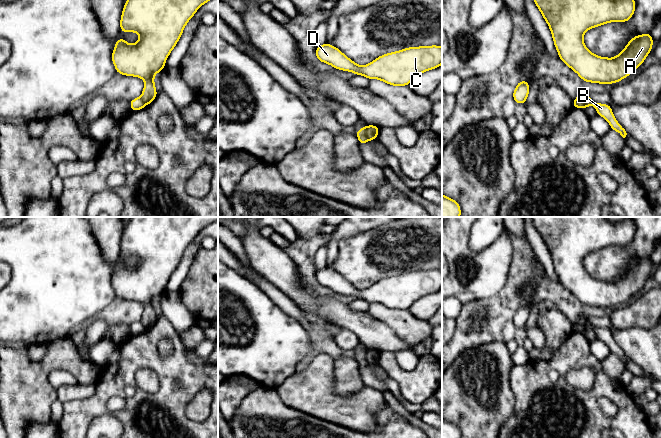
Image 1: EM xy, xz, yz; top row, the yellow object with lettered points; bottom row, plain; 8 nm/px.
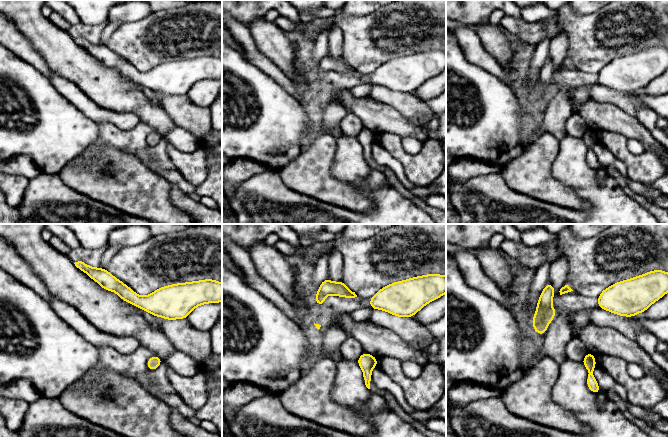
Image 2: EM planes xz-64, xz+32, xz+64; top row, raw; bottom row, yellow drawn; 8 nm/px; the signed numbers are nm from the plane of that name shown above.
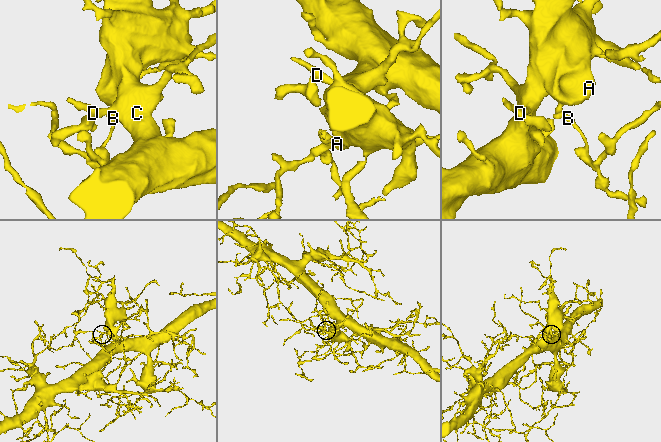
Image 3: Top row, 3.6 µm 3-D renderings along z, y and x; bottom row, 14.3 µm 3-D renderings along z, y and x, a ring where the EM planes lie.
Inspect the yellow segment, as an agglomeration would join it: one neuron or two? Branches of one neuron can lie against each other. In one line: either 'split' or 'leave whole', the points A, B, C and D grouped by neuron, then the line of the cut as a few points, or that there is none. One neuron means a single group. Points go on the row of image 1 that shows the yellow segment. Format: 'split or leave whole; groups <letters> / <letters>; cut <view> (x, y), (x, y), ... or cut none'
split; groups A C D / B; cut xz (367, 125), (366, 137), (368, 140)

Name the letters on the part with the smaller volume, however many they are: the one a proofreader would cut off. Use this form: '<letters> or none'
B

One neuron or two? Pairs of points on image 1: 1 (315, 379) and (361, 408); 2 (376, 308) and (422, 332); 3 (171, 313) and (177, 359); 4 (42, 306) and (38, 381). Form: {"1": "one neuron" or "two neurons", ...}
{"1": "one neuron", "2": "one neuron", "3": "two neurons", "4": "two neurons"}

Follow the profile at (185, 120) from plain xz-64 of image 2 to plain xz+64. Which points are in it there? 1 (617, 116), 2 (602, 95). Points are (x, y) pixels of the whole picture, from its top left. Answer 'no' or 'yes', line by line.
1: no
2: yes

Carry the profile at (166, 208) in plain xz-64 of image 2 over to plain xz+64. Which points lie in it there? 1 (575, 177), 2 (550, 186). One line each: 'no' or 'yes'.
1: no
2: yes

